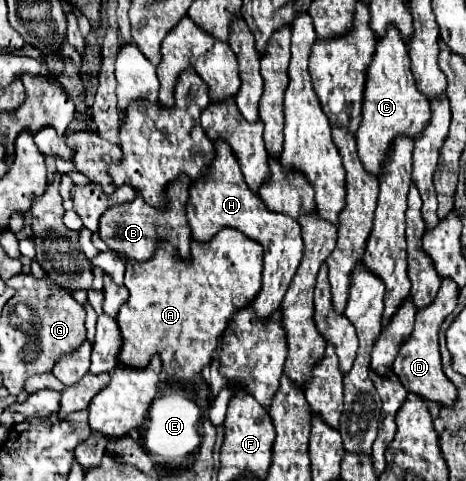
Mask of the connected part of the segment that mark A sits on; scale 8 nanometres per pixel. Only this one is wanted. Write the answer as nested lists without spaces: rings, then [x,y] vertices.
[[[221,228],[221,232],[217,232],[217,236],[213,236],[207,242],[199,242],[199,240],[191,240],[191,254],[189,258],[181,258],[179,252],[173,248],[173,244],[169,244],[167,240],[157,240],[155,244],[155,256],[145,260],[145,262],[137,262],[137,260],[127,260],[127,270],[125,270],[125,286],[129,290],[129,300],[121,306],[119,314],[117,314],[117,324],[119,330],[123,334],[123,348],[119,354],[119,362],[121,364],[129,364],[129,356],[151,356],[155,352],[161,354],[161,362],[163,362],[163,374],[167,380],[177,380],[177,382],[189,382],[195,378],[195,374],[199,374],[211,360],[213,360],[213,350],[217,348],[219,336],[223,334],[231,314],[237,308],[243,308],[245,304],[251,304],[253,298],[257,296],[259,288],[261,288],[261,270],[263,270],[263,248],[261,244],[257,244],[257,240],[249,240],[249,236],[237,232],[235,228]]]

